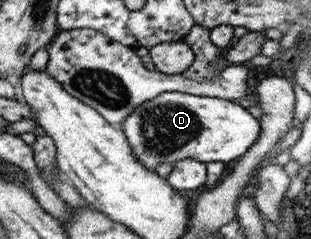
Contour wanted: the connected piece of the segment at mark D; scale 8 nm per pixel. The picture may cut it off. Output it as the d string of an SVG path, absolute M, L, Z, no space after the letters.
M167 91L136 106L121 122L121 130L130 144L132 154L146 170L154 171L159 163L174 163L180 159L192 158L206 163L229 163L242 157L260 135L260 124L246 108L227 99L188 95L179 91Z

